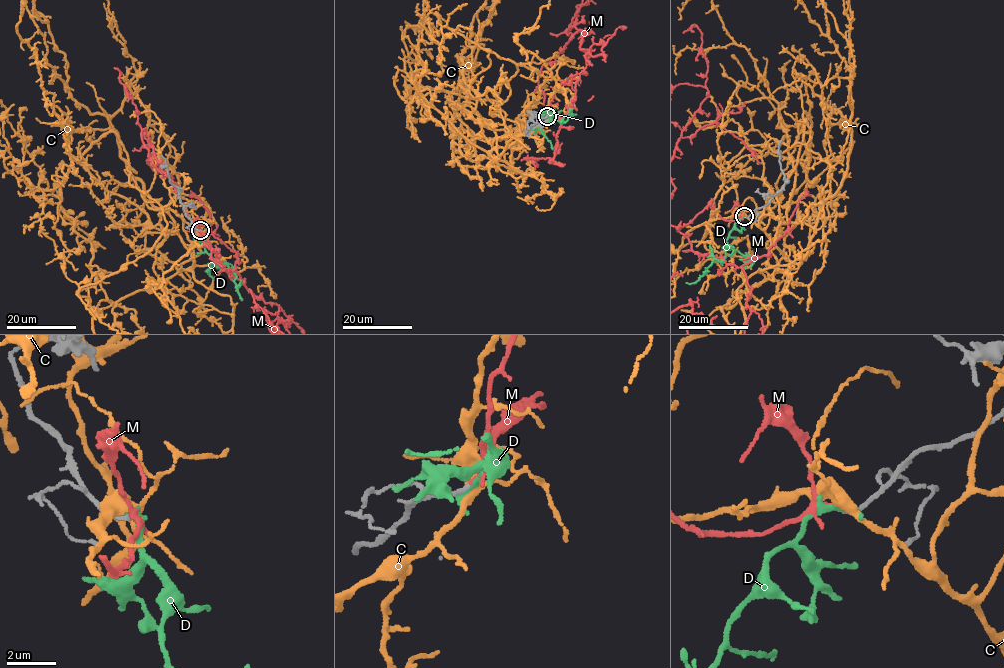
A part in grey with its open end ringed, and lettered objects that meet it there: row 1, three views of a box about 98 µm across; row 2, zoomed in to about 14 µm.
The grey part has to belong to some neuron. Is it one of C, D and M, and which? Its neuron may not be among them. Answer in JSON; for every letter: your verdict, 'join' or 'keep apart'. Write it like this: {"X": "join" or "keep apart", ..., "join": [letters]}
{"C": "keep apart", "D": "keep apart", "M": "join", "join": ["M"]}

